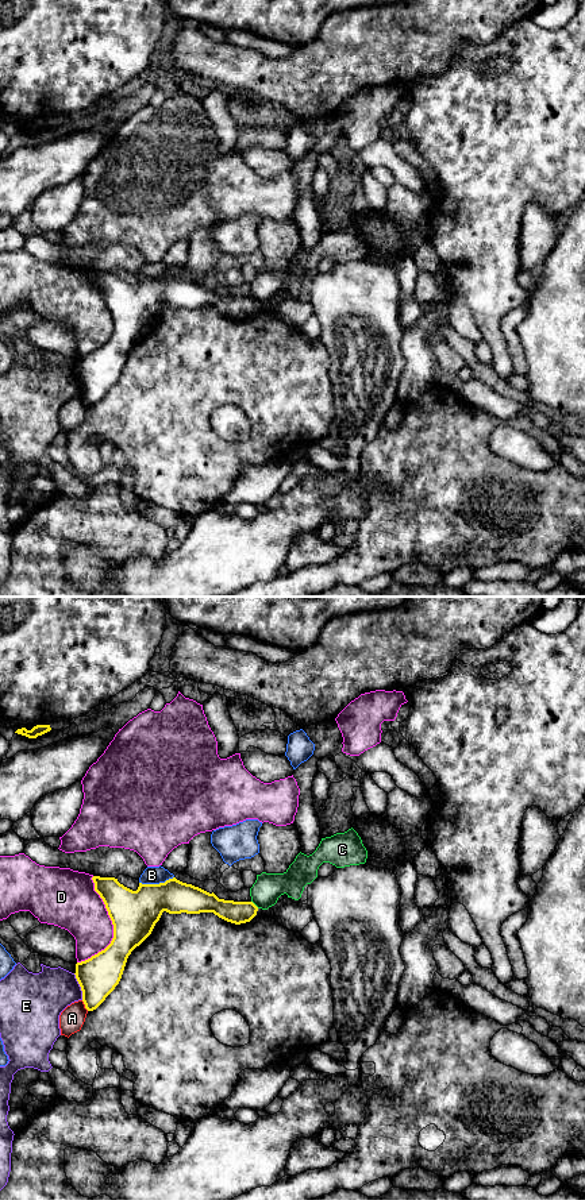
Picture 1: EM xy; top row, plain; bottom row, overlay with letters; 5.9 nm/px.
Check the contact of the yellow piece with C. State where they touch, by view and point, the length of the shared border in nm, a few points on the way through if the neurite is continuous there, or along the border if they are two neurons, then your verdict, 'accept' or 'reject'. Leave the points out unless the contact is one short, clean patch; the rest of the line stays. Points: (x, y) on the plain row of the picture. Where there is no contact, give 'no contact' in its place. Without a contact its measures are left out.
meets yellow in xy at (254, 300); contact 60 nm long; border along xy (251, 296), (258, 303); reject

